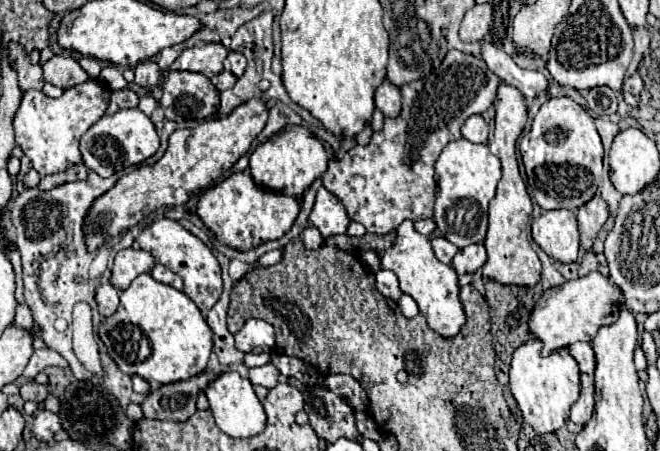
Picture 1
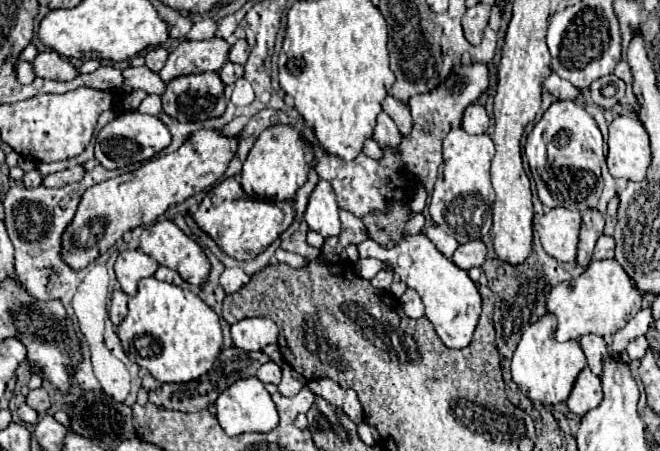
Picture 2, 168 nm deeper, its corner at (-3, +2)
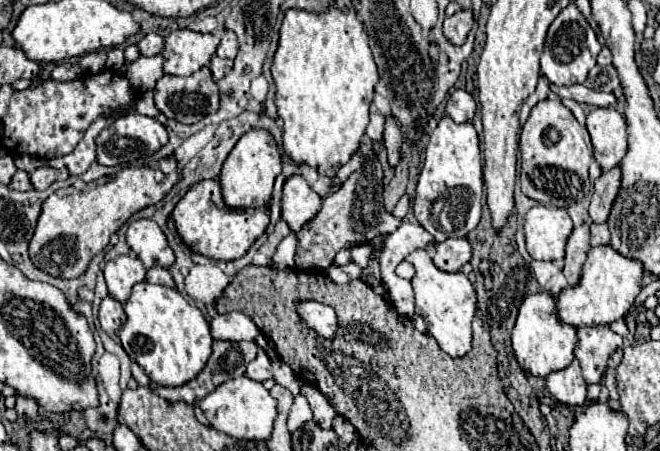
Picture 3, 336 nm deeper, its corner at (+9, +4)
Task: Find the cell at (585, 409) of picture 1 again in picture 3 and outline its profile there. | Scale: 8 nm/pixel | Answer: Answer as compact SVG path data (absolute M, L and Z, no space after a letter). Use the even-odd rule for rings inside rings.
M574 360L568 368L552 372L546 378L546 386L550 394L560 402L560 404L584 404L586 402L586 380L582 378L580 364Z

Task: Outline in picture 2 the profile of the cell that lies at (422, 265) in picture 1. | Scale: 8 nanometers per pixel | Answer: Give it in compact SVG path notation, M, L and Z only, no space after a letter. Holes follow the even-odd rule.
M424 234L404 236L402 242L394 248L382 248L374 240L364 240L358 246L360 258L378 258L382 262L390 262L394 272L408 284L408 288L416 290L426 306L426 318L434 324L440 340L454 350L462 350L472 342L474 328L480 318L482 298L478 286L470 280L468 272L458 268L450 258L446 258Z

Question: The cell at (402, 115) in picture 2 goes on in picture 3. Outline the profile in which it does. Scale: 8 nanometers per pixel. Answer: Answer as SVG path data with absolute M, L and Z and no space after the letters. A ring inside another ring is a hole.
M386 116L386 132L384 132L384 146L388 150L388 162L390 166L396 166L400 162L400 150L402 150L402 132L400 126L392 116Z

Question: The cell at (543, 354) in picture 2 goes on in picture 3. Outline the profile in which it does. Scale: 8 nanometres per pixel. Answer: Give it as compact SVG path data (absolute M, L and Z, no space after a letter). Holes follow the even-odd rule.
M540 292L536 296L524 298L516 326L512 330L512 348L522 372L534 378L546 378L548 374L566 368L574 360L576 344L578 344L576 328L568 324L560 324L556 316L556 300L550 292Z

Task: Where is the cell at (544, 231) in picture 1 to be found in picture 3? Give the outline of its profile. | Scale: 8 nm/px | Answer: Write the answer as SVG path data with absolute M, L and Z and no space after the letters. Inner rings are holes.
M538 204L526 214L526 248L534 260L562 260L570 232L572 220L564 208Z

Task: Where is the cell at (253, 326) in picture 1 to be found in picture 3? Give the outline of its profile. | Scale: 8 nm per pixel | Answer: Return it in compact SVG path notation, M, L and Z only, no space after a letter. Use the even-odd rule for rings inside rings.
M228 312L212 318L210 322L214 340L228 340L228 342L242 342L242 340L256 340L260 334L254 320L242 312Z

